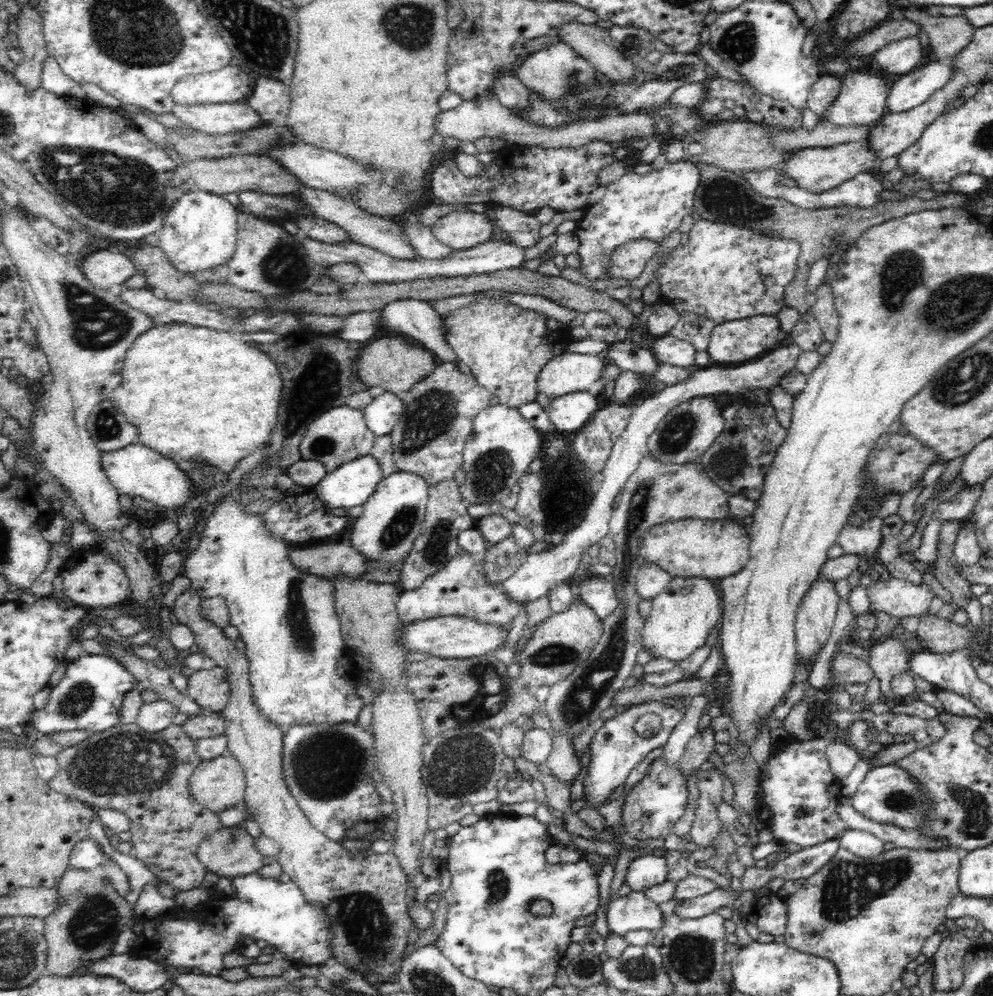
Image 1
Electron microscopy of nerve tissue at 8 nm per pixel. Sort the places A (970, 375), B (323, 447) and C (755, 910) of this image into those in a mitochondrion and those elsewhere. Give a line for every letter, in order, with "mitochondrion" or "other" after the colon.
A: mitochondrion
B: mitochondrion
C: other

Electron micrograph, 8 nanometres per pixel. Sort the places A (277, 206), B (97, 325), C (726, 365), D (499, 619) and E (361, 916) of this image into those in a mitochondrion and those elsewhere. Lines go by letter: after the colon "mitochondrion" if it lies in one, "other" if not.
A: mitochondrion
B: mitochondrion
C: other
D: other
E: mitochondrion

